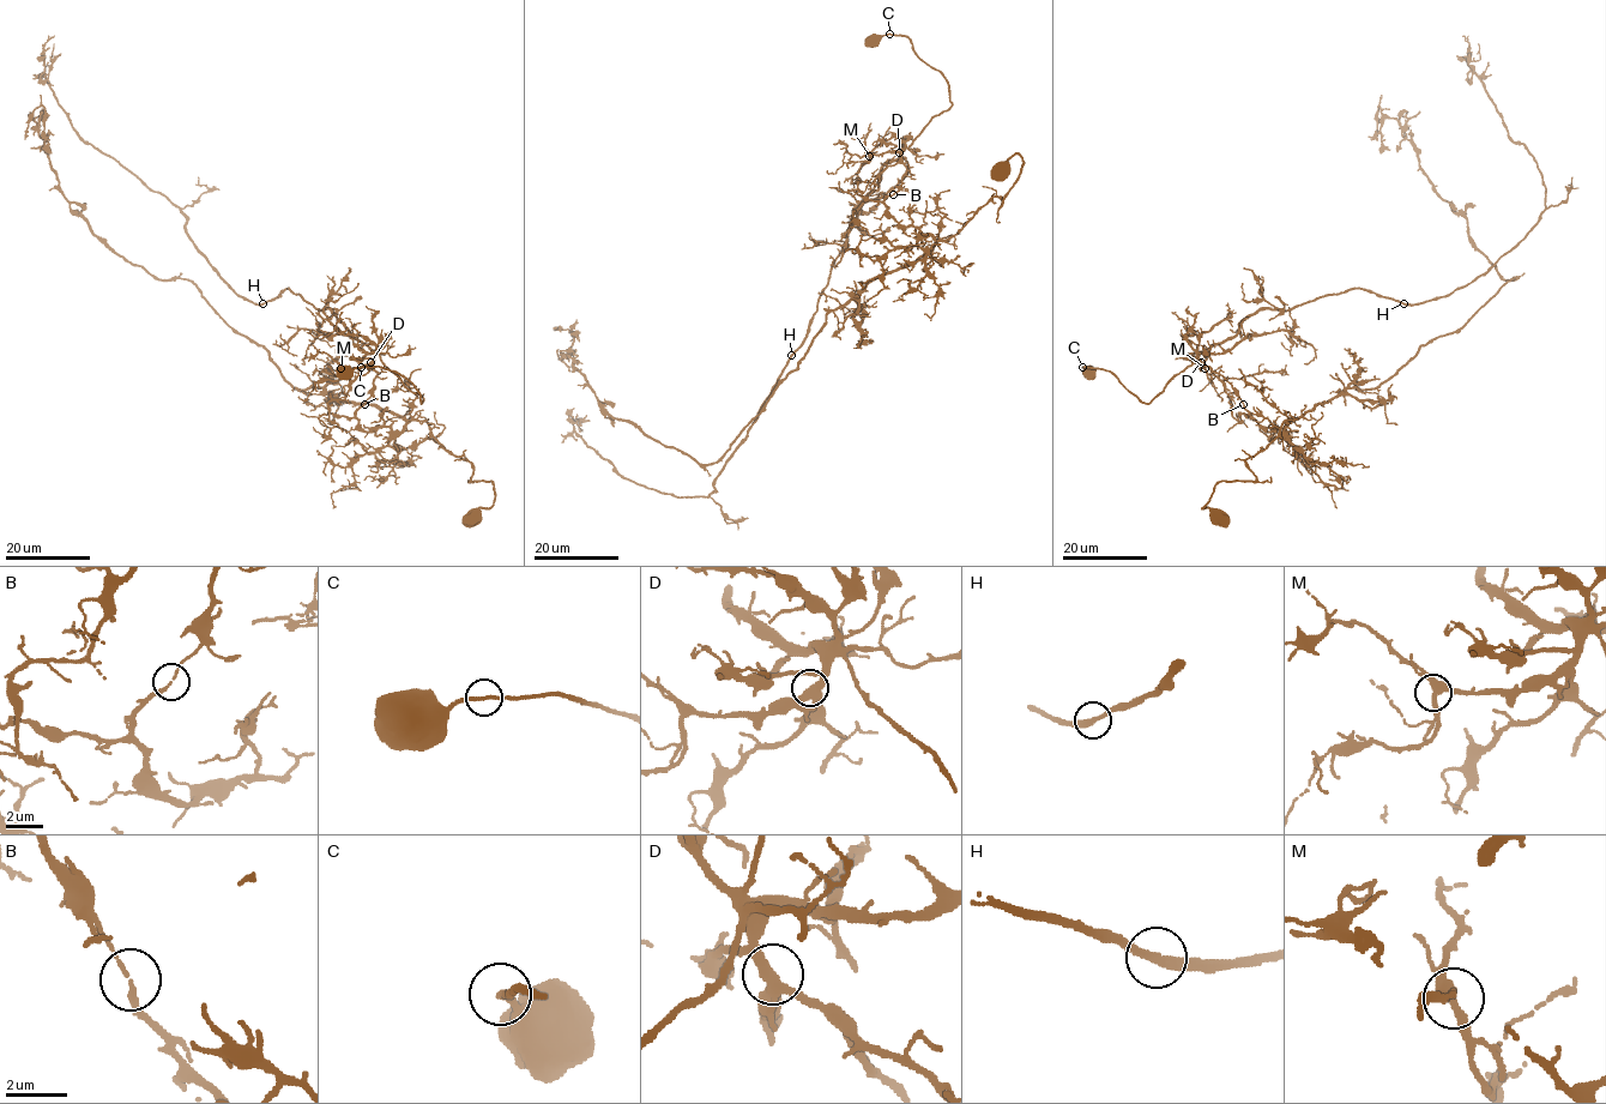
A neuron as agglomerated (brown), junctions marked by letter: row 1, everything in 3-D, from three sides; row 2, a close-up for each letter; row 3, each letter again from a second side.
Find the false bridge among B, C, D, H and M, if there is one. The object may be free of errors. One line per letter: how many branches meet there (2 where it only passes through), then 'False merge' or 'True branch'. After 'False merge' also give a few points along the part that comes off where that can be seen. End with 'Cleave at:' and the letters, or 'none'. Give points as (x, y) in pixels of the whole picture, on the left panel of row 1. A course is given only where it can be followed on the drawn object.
B: Branches: 2. False merge. Course of the part to remove: (364, 404), (374, 354), (328, 309), (289, 289), (240, 296), (185, 213), (79, 136), (41, 78), (53, 43)
C: Branches: 2. True branch
D: Branches: 3. True branch
H: Branches: 2. True branch
M: Branches: 3. True branch
Cleave at: B

